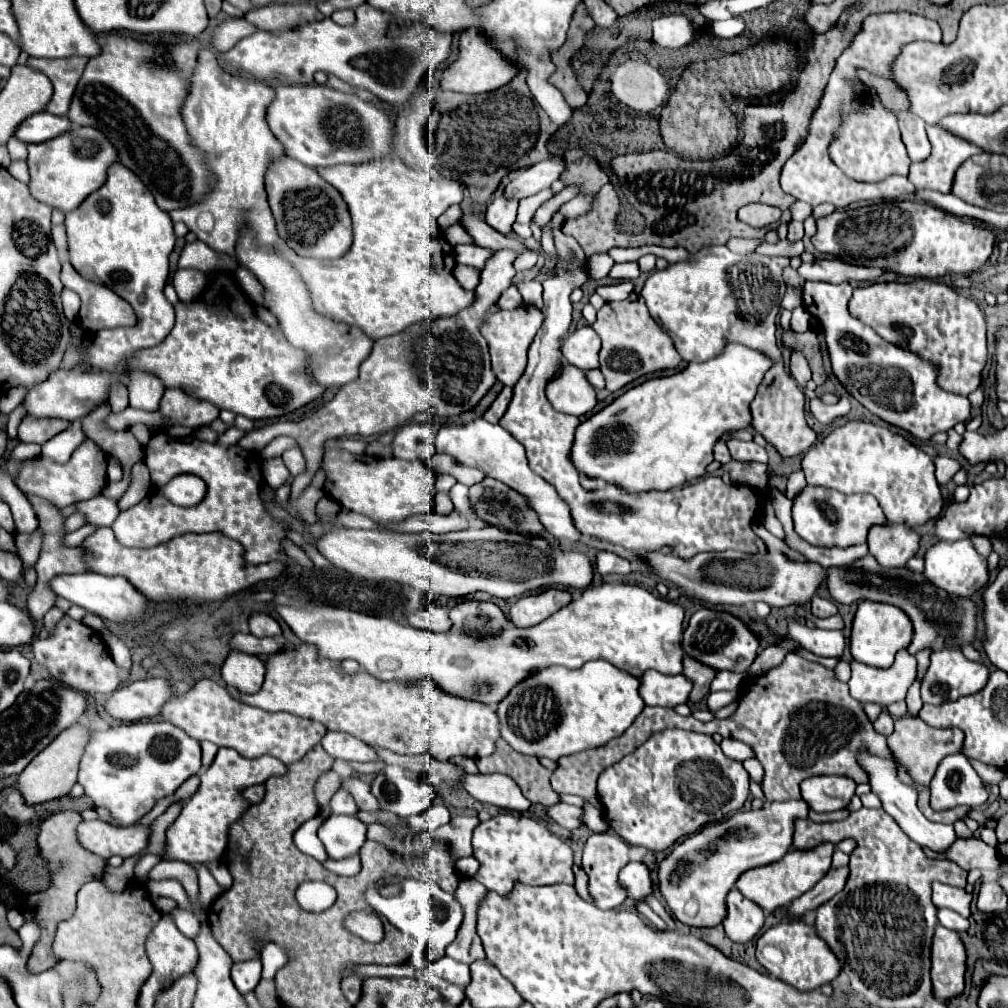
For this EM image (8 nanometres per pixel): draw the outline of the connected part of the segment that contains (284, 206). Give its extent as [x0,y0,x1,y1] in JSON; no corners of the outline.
[265,156,351,260]

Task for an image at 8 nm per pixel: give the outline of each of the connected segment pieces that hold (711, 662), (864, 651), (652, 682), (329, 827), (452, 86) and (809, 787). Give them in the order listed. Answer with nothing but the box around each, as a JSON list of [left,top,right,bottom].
[[681,608,759,674],[851,602,913,668],[639,670,691,708],[321,814,367,860],[439,30,517,94],[801,776,855,812]]

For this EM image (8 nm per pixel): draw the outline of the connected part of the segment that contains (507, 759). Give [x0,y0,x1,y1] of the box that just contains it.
[475,740,561,808]

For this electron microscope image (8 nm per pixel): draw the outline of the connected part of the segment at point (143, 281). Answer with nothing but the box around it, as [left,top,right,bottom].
[62,162,175,374]

